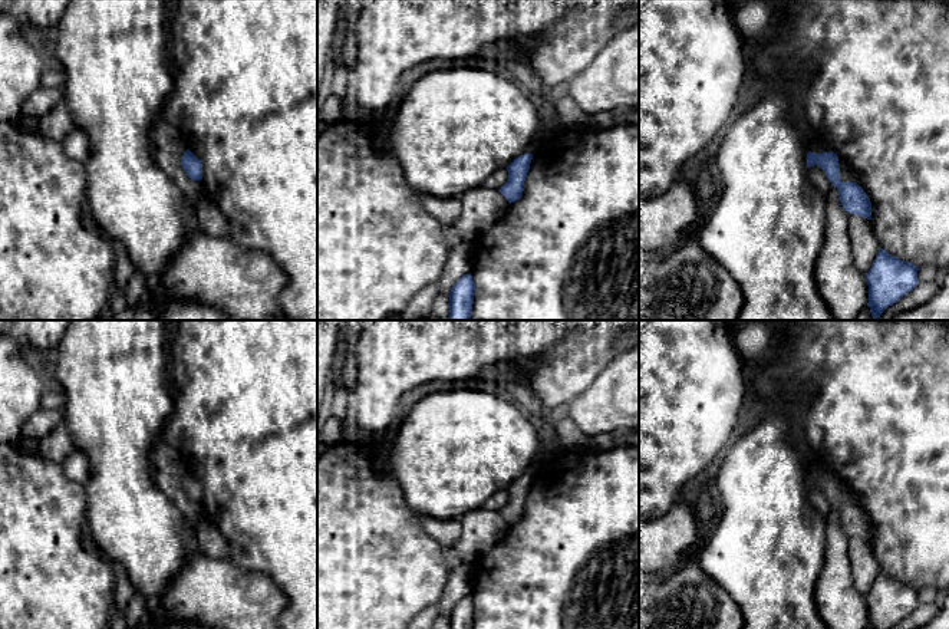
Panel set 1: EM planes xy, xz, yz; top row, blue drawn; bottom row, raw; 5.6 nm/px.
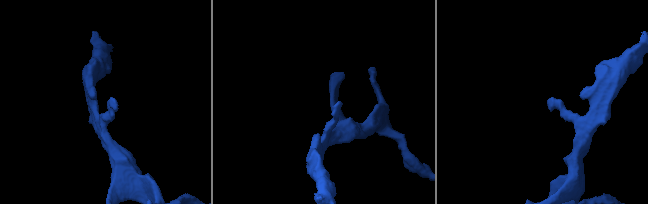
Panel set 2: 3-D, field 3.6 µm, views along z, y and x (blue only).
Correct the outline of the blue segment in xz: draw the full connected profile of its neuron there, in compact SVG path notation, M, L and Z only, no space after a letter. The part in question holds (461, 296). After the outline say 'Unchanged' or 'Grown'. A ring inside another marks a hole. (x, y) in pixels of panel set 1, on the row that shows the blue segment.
M471 274L462 276L449 292L448 320L469 320L472 313L475 283Z. Unchanged

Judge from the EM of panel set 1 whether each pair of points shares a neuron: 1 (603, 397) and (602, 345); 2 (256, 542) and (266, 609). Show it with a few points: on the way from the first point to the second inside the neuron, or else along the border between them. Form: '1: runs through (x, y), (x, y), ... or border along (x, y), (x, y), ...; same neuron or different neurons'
1: border along (623, 349), (577, 394); different neurons
2: border along (230, 559), (244, 569), (266, 573), (284, 595); different neurons

